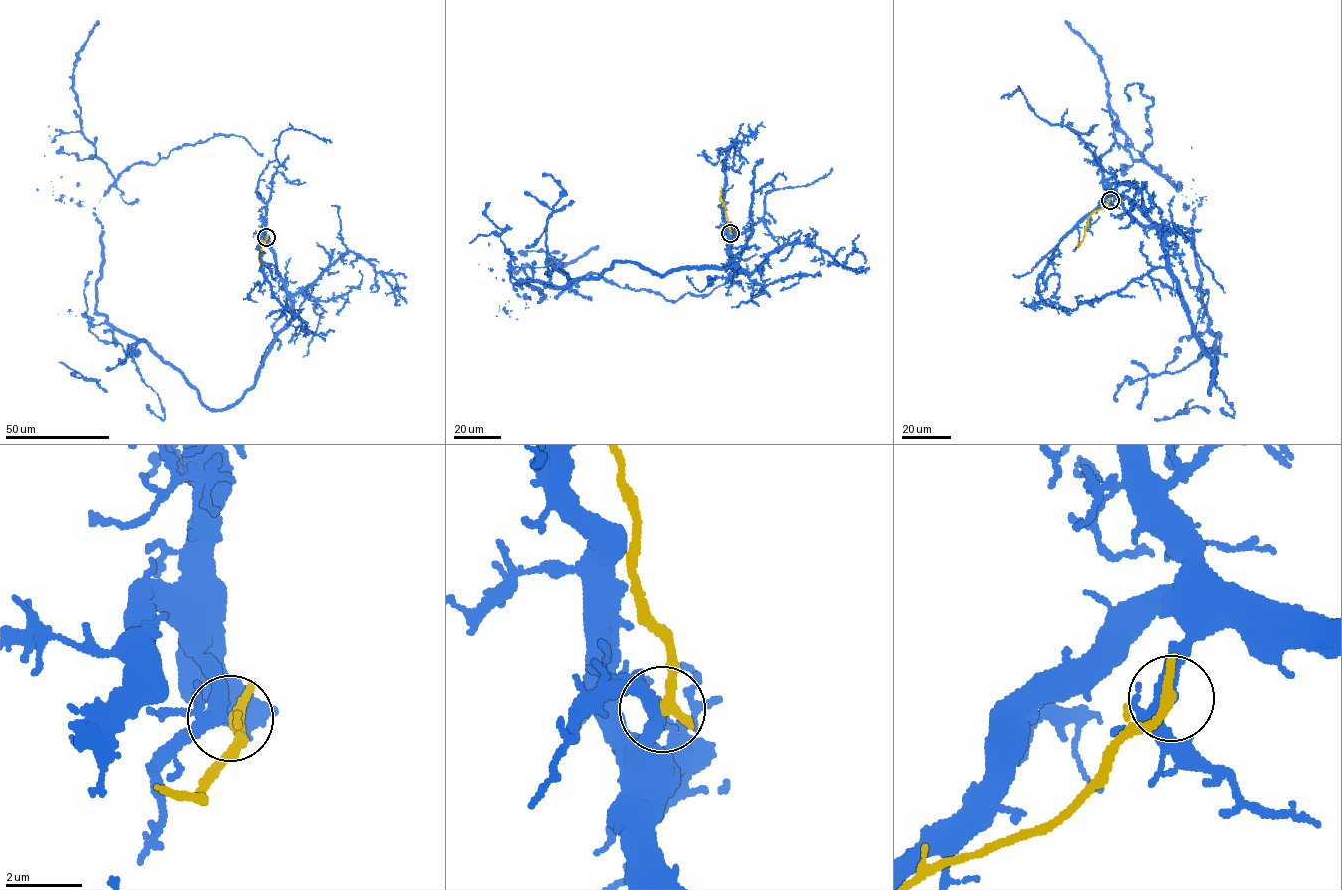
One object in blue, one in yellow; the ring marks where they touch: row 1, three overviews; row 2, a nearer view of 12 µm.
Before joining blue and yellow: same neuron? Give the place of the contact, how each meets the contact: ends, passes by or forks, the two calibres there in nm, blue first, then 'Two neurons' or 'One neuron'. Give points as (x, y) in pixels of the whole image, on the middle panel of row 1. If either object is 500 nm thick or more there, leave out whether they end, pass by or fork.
Place: (730, 233). At the ring blue forks. At the ring yellow ends. Thickness 320 nm (blue) against 320 nm. Two neurons

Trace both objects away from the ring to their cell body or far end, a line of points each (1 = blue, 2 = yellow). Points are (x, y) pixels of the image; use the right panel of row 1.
1: (1110, 200), (1154, 223), (1211, 394), (1193, 209), (1142, 156), (1152, 99), (1135, 83), (1129, 99)
2: (1110, 200), (1089, 217), (1083, 239), (1075, 249)

